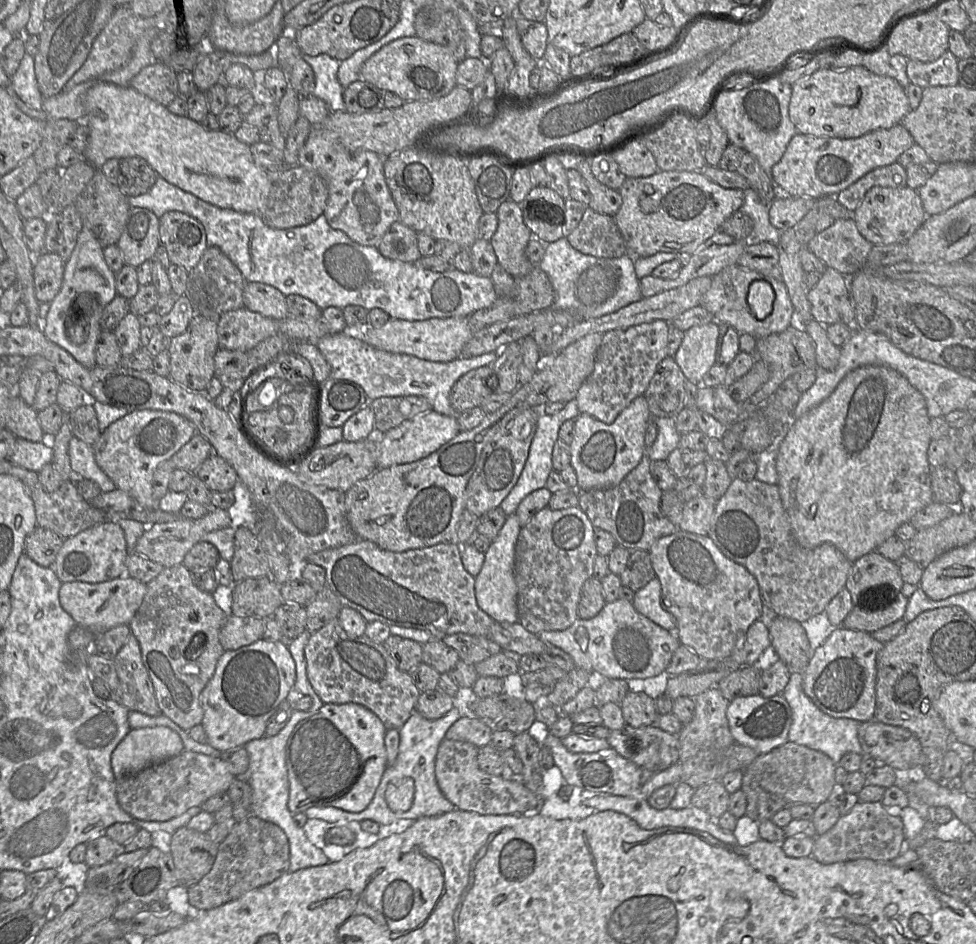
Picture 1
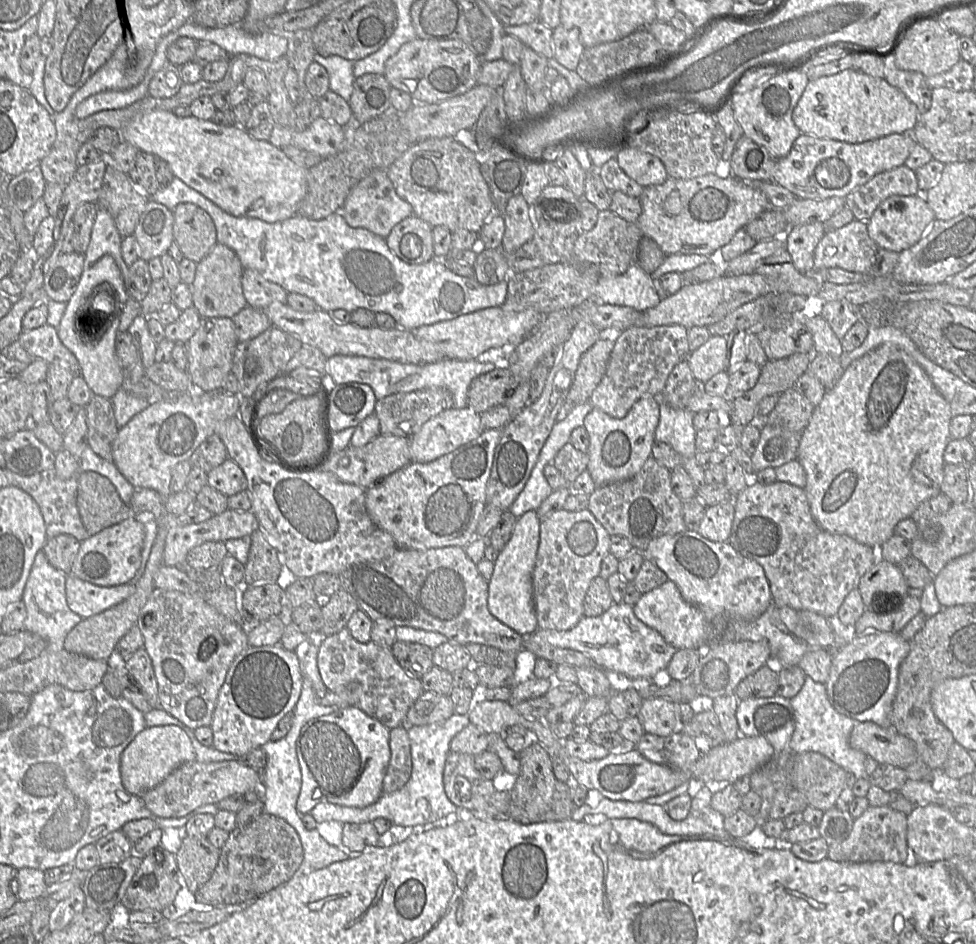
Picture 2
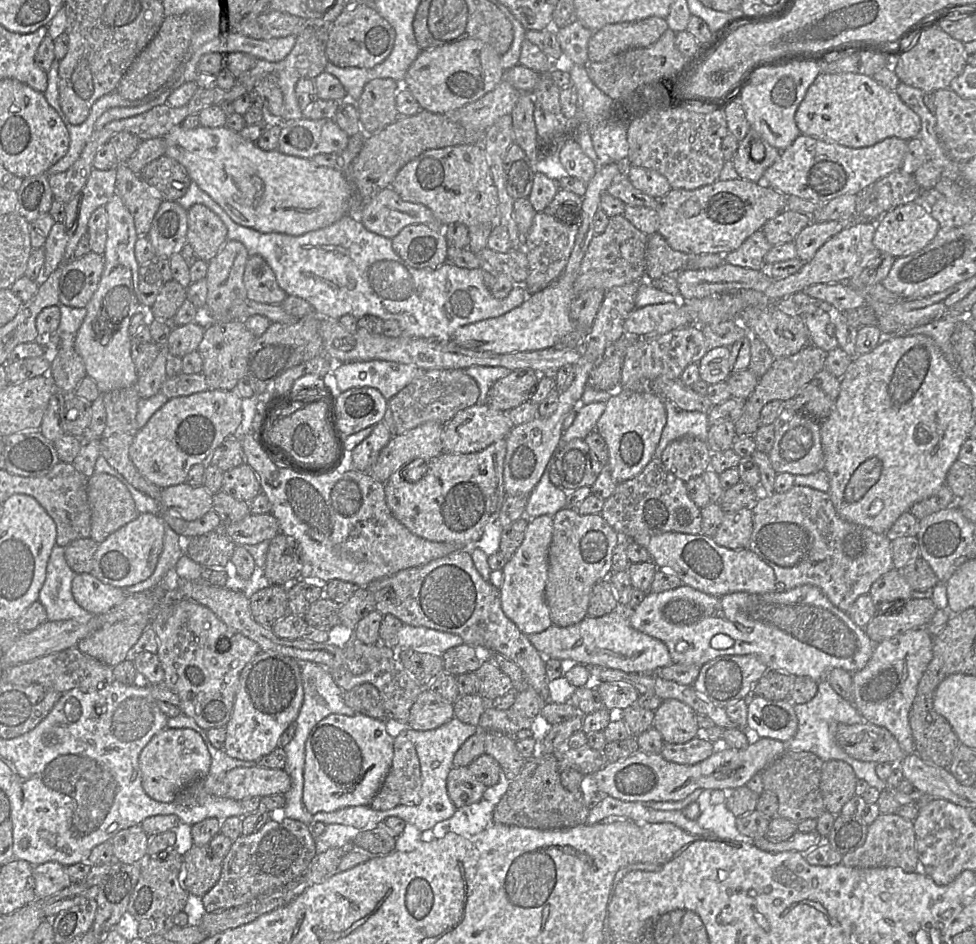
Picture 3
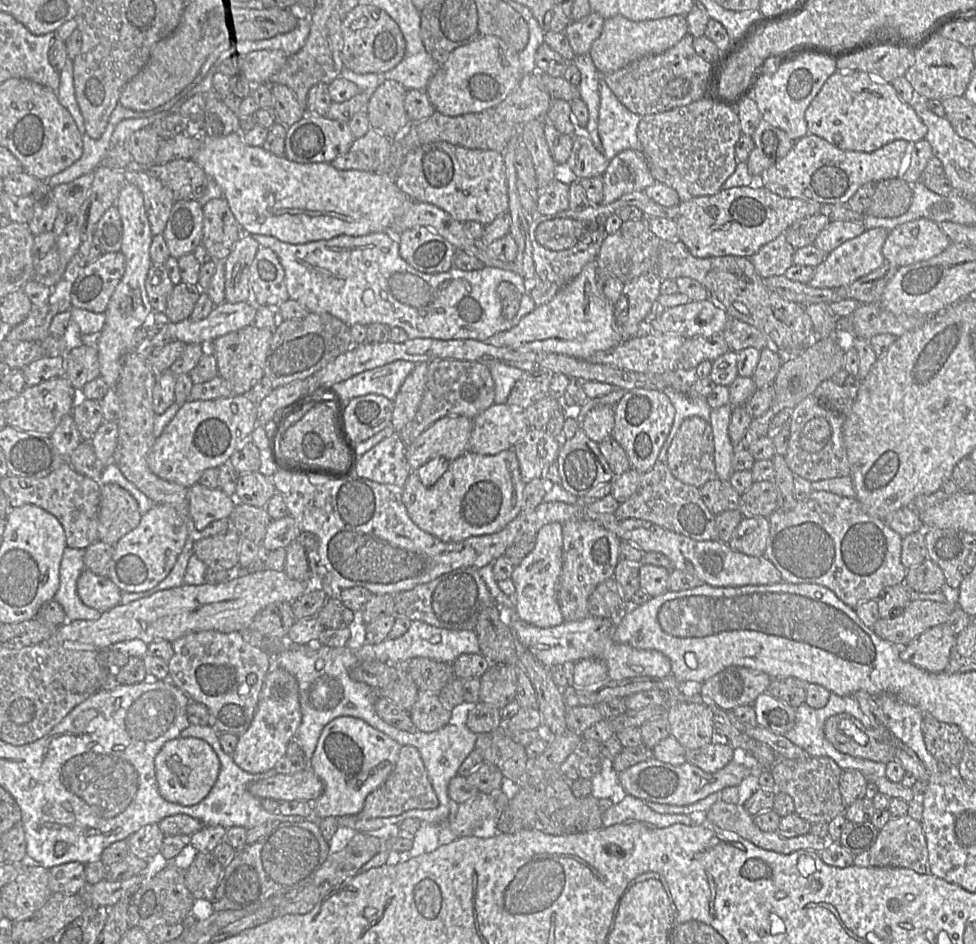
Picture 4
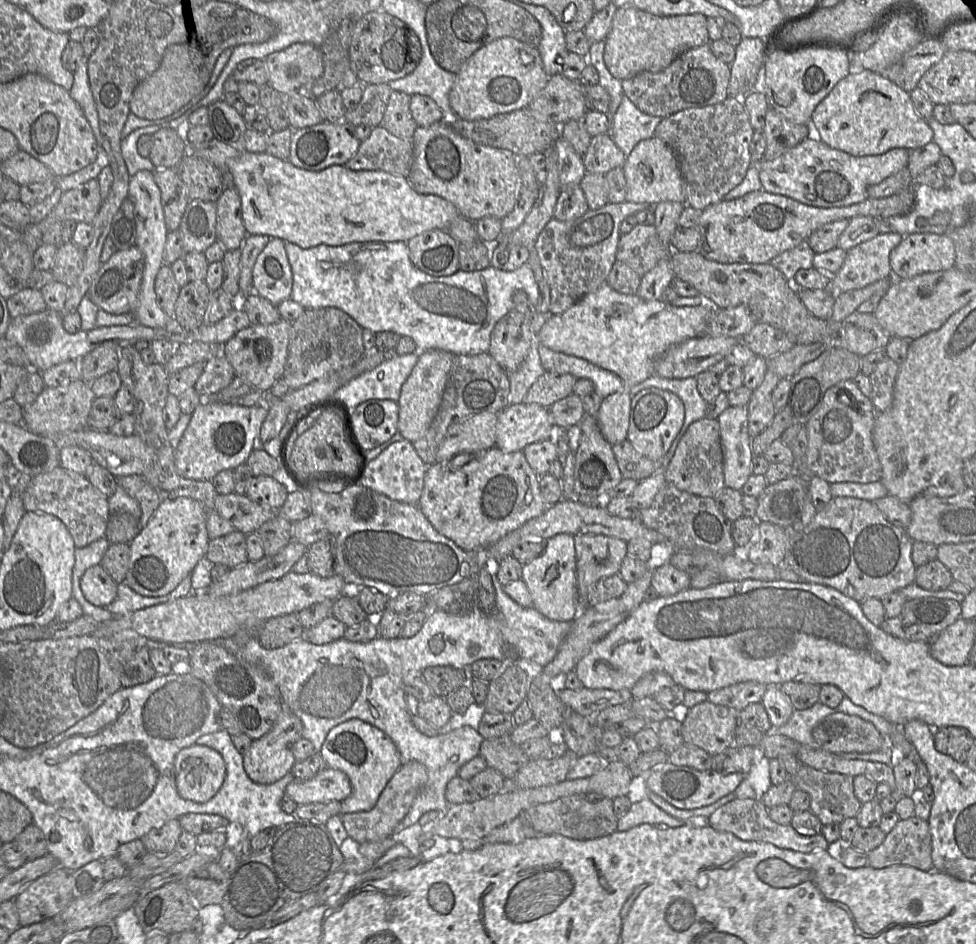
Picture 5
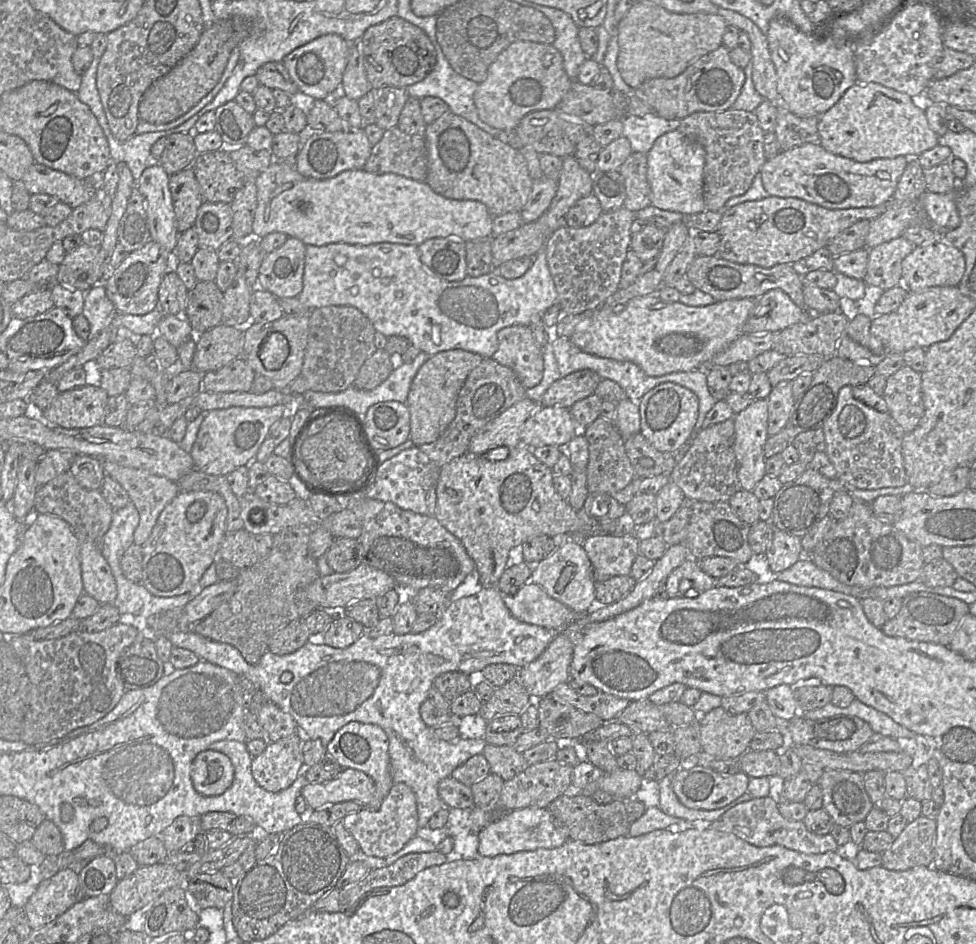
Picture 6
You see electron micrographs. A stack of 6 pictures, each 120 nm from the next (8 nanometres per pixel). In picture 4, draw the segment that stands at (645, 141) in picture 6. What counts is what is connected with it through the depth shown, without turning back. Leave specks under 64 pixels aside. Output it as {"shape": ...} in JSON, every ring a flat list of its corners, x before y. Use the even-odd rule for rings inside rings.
{"shape":[[600,74,598,81,600,105,598,135,603,145,603,154,609,160,626,149,641,151,637,127,641,116,623,105,610,90]]}

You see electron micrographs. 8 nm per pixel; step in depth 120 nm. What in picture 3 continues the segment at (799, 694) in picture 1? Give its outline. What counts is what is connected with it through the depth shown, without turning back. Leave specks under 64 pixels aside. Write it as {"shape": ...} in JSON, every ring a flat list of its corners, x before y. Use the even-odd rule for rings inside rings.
{"shape":[[827,681,818,682,818,692,815,697,805,704,795,704,794,711,798,719,798,729,793,739,786,743,787,750,812,752,824,762,830,760,843,761,853,768,858,779,866,781,870,787,879,791,887,788,886,782,876,774,876,763,856,760,837,745,835,732,838,724,853,725,866,722,856,707,835,692]]}

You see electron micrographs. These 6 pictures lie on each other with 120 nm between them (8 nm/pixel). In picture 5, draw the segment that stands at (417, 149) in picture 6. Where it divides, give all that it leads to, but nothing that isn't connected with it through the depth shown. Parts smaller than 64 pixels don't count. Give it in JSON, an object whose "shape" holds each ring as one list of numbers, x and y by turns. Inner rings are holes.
{"shape":[[379,125,372,129,366,140,361,141,357,153,345,166,354,171,381,170,407,178,412,163,411,139,399,138]]}

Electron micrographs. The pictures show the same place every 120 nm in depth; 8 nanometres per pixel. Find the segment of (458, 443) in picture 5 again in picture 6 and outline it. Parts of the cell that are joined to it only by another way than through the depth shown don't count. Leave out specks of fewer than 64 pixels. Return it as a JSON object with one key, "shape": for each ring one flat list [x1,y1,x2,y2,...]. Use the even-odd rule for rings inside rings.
{"shape":[[527,397,513,404,475,433,468,451,484,454,495,448,517,447,525,421,540,405]]}

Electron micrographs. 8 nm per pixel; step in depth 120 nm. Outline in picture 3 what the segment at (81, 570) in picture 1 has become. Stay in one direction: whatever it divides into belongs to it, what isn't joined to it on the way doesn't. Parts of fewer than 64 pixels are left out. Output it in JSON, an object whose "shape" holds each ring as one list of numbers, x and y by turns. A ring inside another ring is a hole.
{"shape":[[143,513,98,544,90,572,99,580,125,588,148,579,156,569,163,551,165,521,159,514]]}

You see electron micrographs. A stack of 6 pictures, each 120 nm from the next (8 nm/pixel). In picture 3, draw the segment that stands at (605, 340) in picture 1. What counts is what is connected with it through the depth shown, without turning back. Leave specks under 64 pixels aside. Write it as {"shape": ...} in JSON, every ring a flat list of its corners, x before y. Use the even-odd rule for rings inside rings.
{"shape":[[685,326,663,334,639,335,626,351,621,367,620,388,648,391,648,383,657,377,679,378,691,363,699,362,710,350,699,326]]}

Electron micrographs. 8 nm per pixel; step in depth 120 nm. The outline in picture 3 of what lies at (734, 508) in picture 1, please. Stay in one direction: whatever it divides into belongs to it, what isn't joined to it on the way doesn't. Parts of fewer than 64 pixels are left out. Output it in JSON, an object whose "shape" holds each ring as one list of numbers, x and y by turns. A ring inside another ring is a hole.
{"shape":[[795,485,787,492,776,492,760,498,752,513,753,530,746,549,757,554,774,570,777,591,813,585,819,588,835,607,846,612,859,596,869,593,878,578,895,569,890,534,876,533,843,519,837,513,828,493]]}

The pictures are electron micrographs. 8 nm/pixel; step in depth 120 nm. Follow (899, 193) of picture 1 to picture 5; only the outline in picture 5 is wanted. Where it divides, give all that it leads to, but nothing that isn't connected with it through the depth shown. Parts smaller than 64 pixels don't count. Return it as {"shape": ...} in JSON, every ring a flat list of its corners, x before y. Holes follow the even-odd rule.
{"shape":[[926,233,902,237,902,242,890,253,891,276,895,280,955,267,955,247,948,235]]}

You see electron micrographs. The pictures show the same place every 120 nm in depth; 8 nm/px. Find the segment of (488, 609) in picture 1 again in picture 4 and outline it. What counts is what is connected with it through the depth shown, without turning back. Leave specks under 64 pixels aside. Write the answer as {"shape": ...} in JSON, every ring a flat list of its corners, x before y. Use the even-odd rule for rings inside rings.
{"shape":[[552,522,542,526,536,533,534,549,514,567,511,581,515,587,514,610,517,616,539,628,549,628,563,623,556,598,556,585,562,569,562,524]]}

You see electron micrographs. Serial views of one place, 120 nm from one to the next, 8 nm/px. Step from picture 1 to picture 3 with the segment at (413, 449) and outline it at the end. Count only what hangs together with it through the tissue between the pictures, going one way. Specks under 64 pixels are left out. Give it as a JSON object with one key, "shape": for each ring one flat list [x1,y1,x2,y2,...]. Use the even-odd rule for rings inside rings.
{"shape":[[487,403,475,404,459,411,443,424,444,453,478,452,497,440,505,439,513,423,504,411]]}

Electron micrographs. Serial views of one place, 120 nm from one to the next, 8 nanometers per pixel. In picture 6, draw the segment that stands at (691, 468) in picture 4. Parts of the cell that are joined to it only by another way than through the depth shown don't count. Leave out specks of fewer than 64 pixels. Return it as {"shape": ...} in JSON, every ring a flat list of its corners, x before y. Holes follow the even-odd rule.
{"shape":[[733,419,713,424,702,429,684,457,669,474,685,497,700,502,728,502,741,485,734,453,735,429]]}

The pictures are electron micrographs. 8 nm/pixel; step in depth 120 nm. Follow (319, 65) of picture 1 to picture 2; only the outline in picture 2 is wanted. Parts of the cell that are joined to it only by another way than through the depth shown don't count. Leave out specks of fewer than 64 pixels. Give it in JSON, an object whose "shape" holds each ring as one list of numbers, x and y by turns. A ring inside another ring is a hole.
{"shape":[[317,52,314,61,325,68,329,76,329,90,342,97,348,104,356,77,353,74,353,62,340,56,320,56]]}

